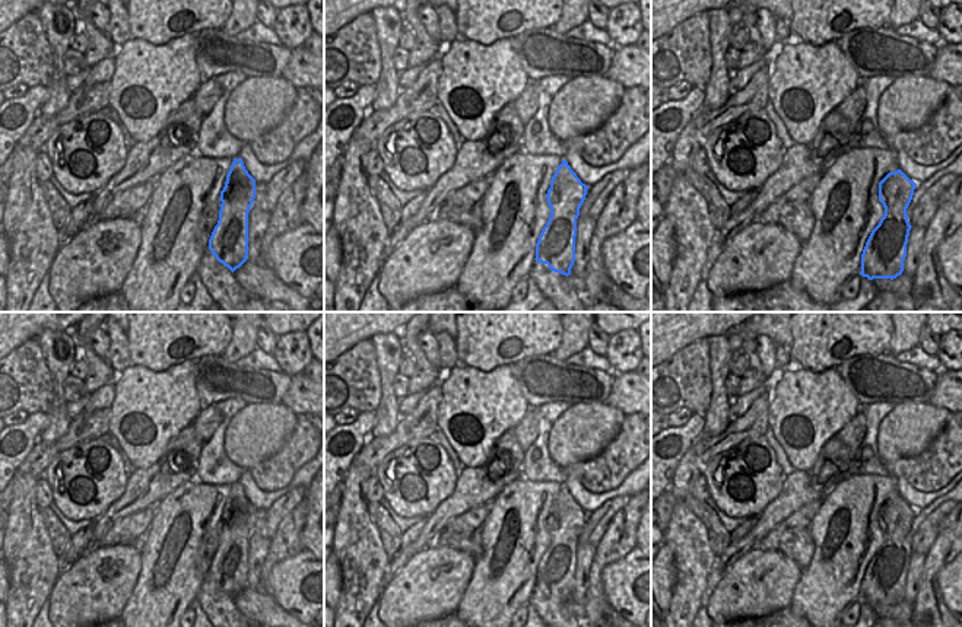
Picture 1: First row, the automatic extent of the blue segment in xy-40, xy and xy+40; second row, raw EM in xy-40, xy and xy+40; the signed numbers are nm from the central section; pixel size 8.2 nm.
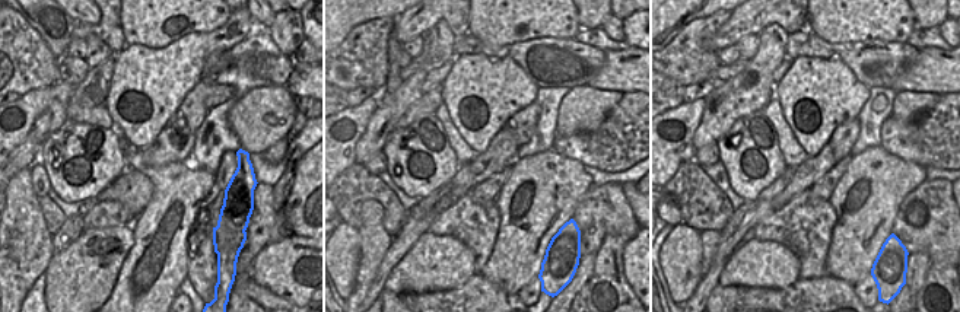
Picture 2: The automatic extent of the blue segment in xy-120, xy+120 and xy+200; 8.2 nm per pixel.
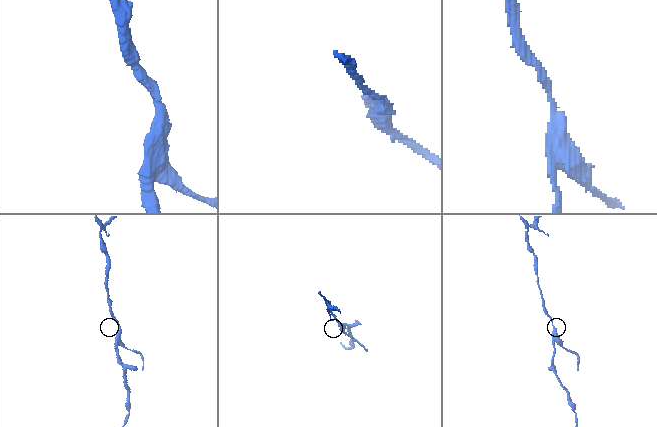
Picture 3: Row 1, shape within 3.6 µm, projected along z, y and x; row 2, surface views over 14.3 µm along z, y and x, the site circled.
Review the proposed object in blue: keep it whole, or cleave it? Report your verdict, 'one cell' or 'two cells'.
two cells

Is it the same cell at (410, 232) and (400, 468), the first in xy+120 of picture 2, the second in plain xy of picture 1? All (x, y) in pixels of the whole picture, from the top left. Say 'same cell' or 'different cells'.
different cells

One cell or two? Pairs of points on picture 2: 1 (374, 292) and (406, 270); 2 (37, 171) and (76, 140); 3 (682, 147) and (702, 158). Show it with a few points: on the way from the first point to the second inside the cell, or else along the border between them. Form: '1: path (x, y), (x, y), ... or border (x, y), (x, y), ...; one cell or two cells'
1: border (403, 255), (382, 289); two cells
2: border (38, 161), (47, 174), (51, 188); two cells
3: border (698, 150), (692, 161); two cells

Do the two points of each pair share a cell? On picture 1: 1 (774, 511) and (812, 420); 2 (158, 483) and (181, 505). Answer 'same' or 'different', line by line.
1: different
2: different

